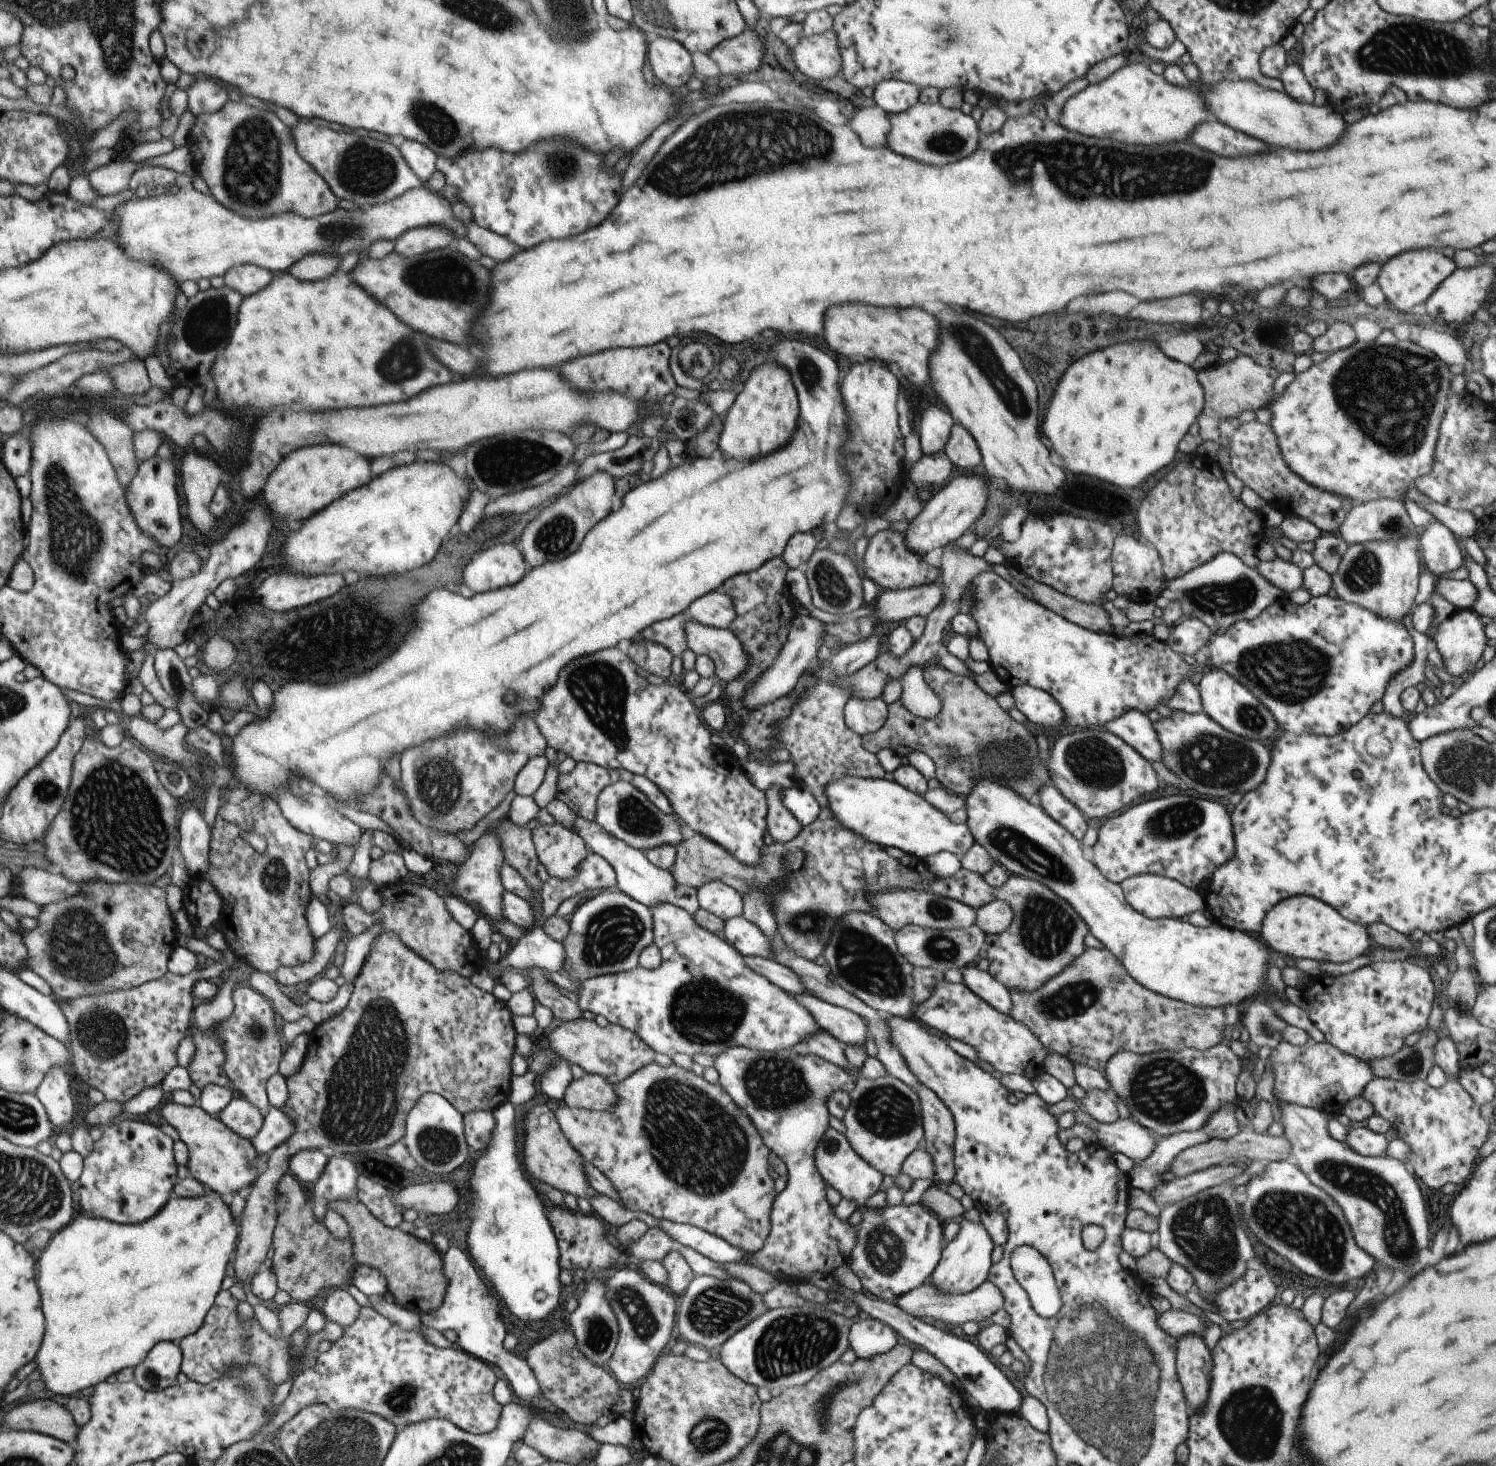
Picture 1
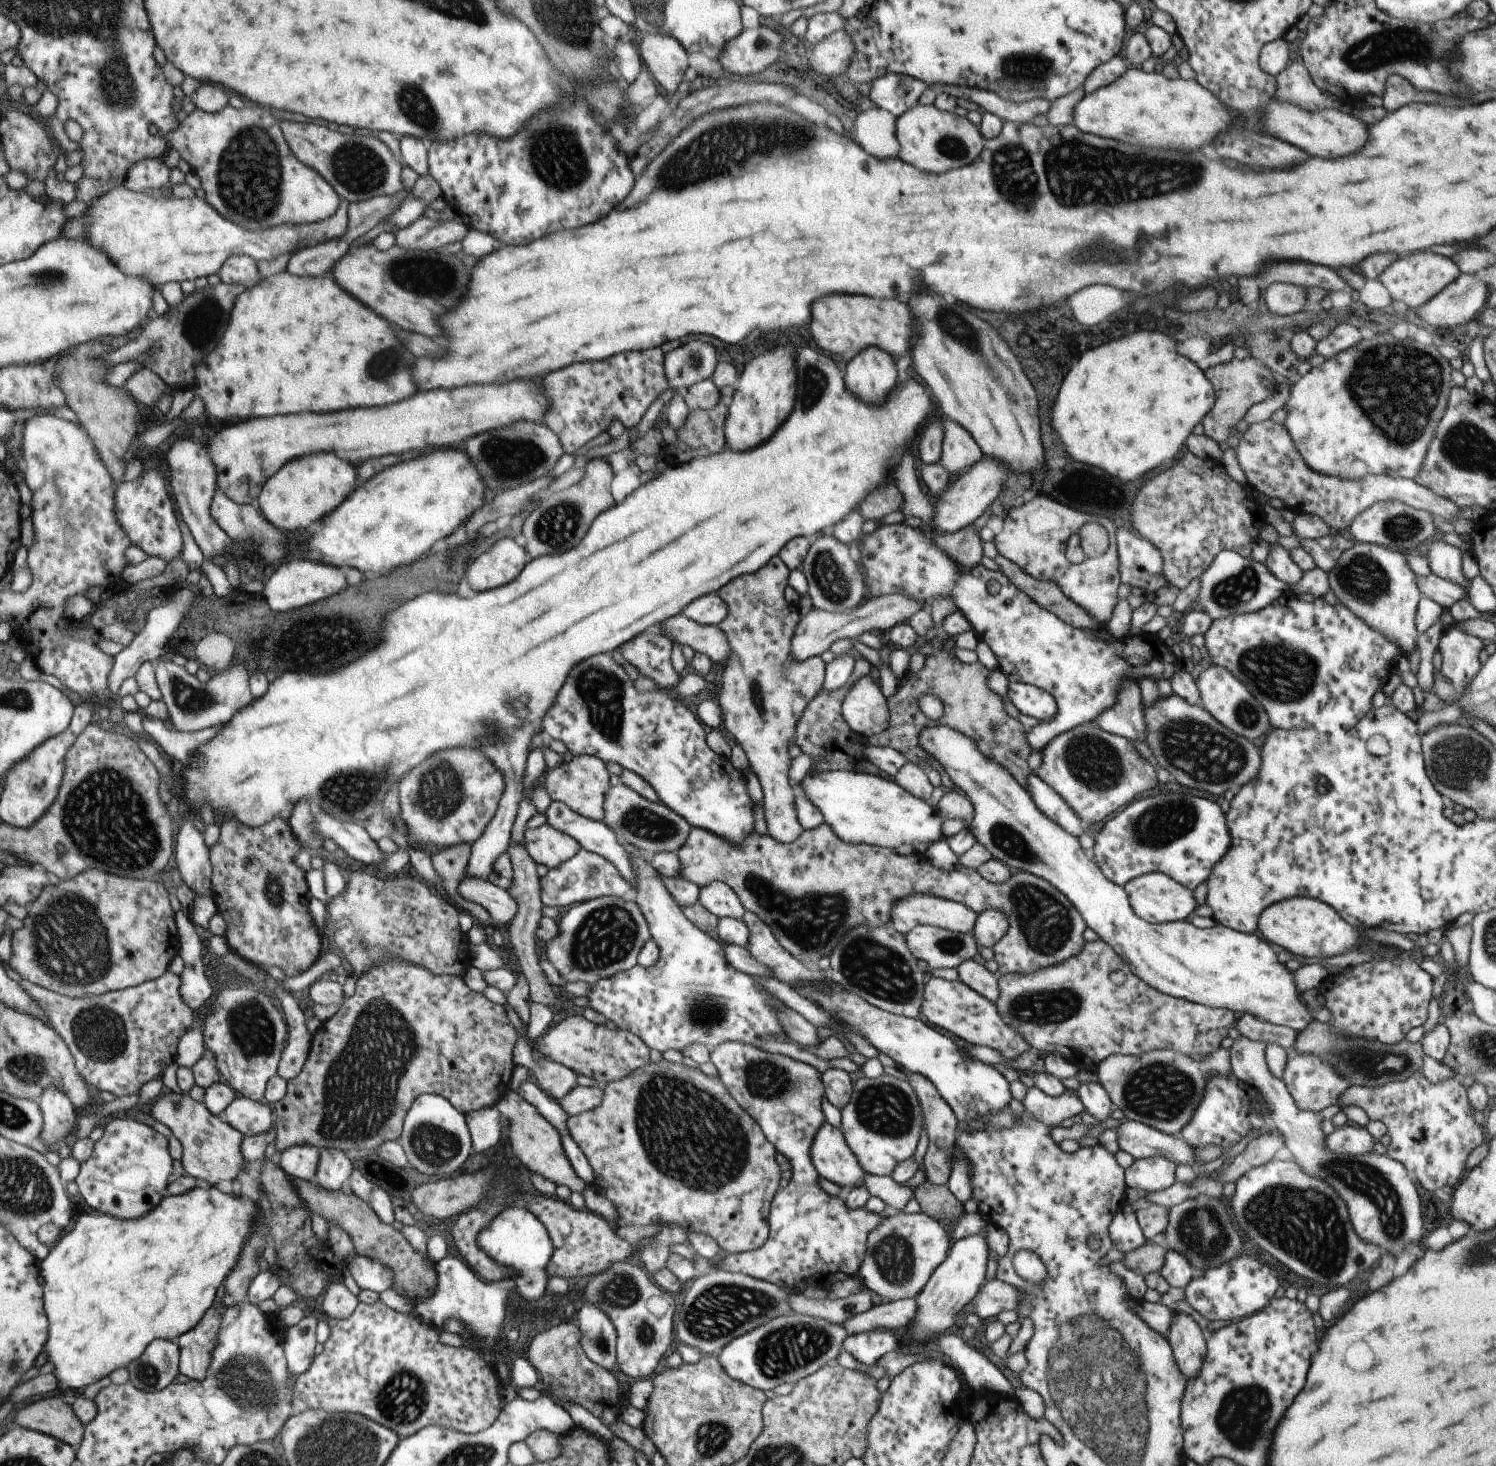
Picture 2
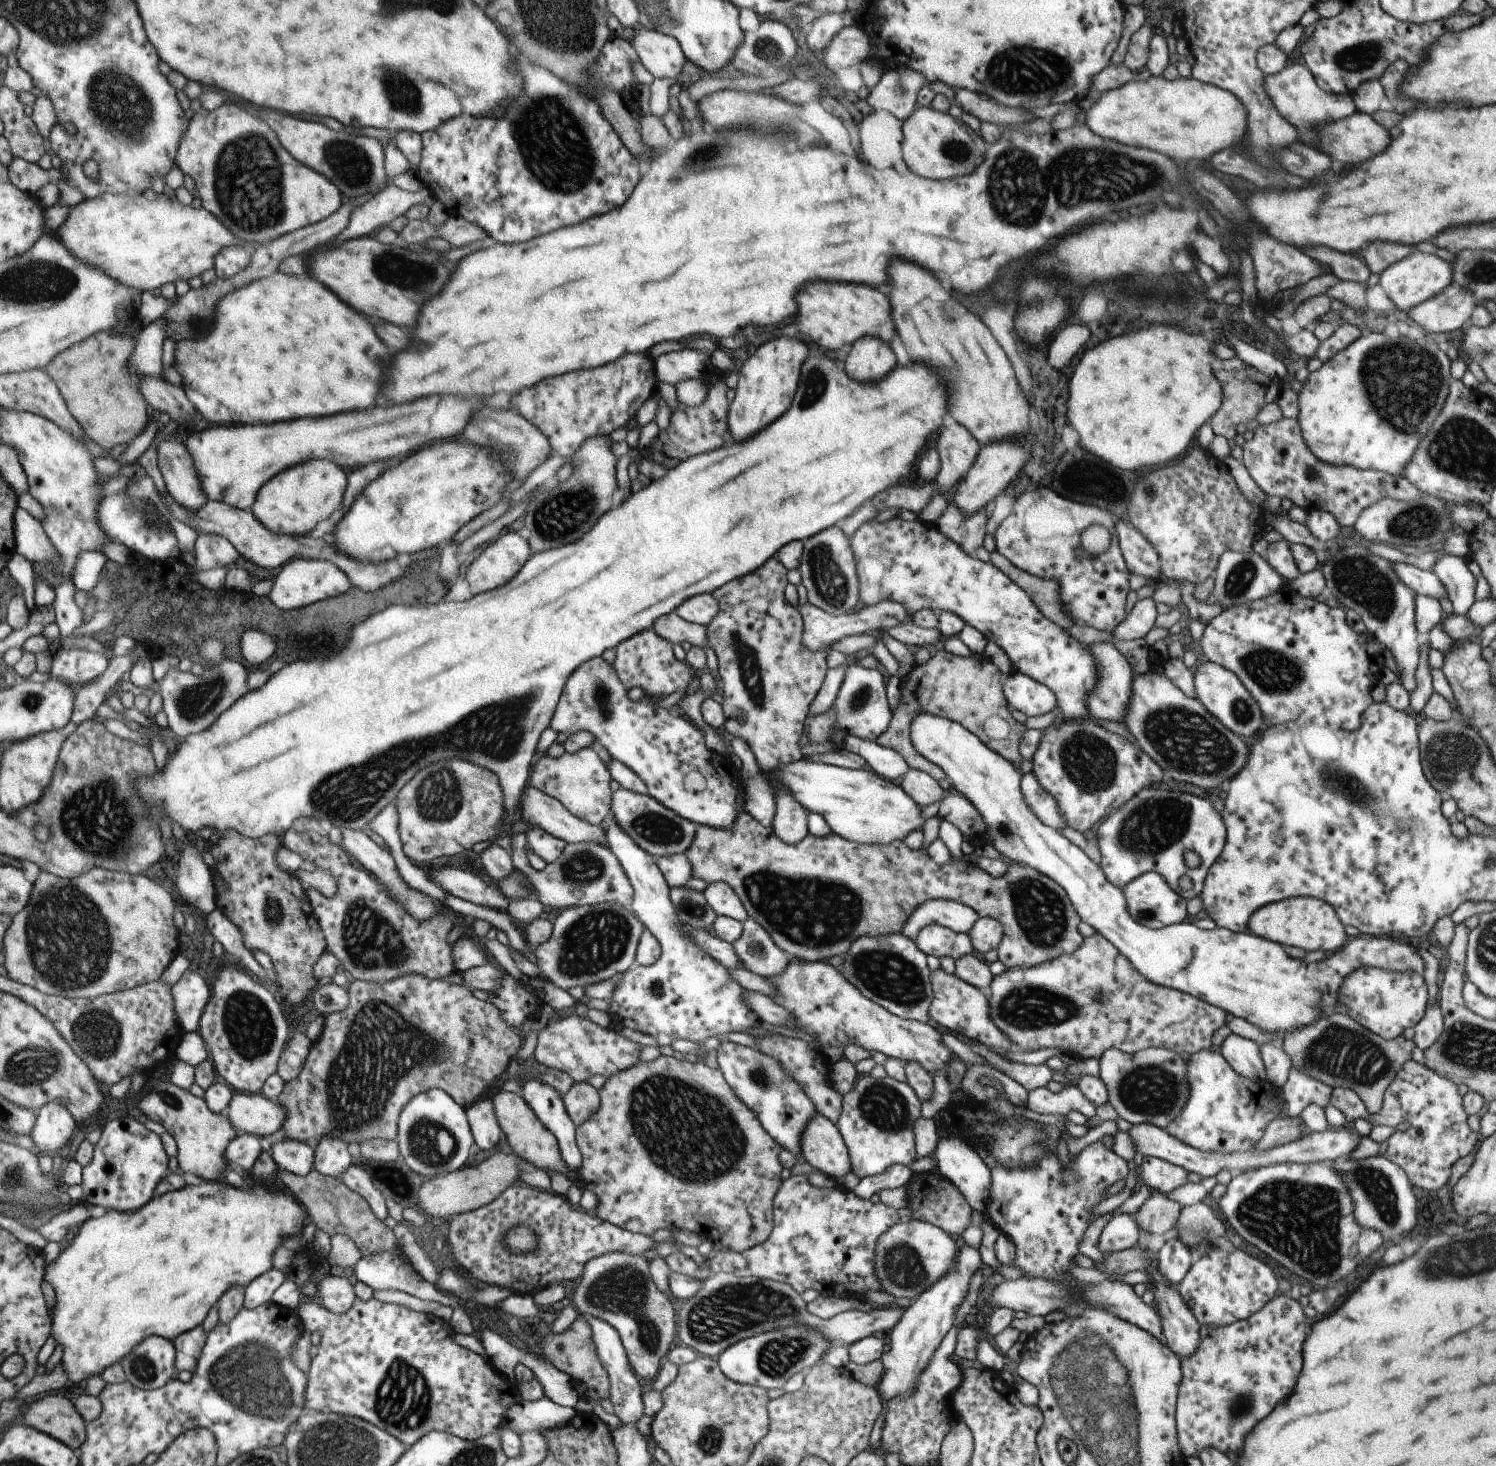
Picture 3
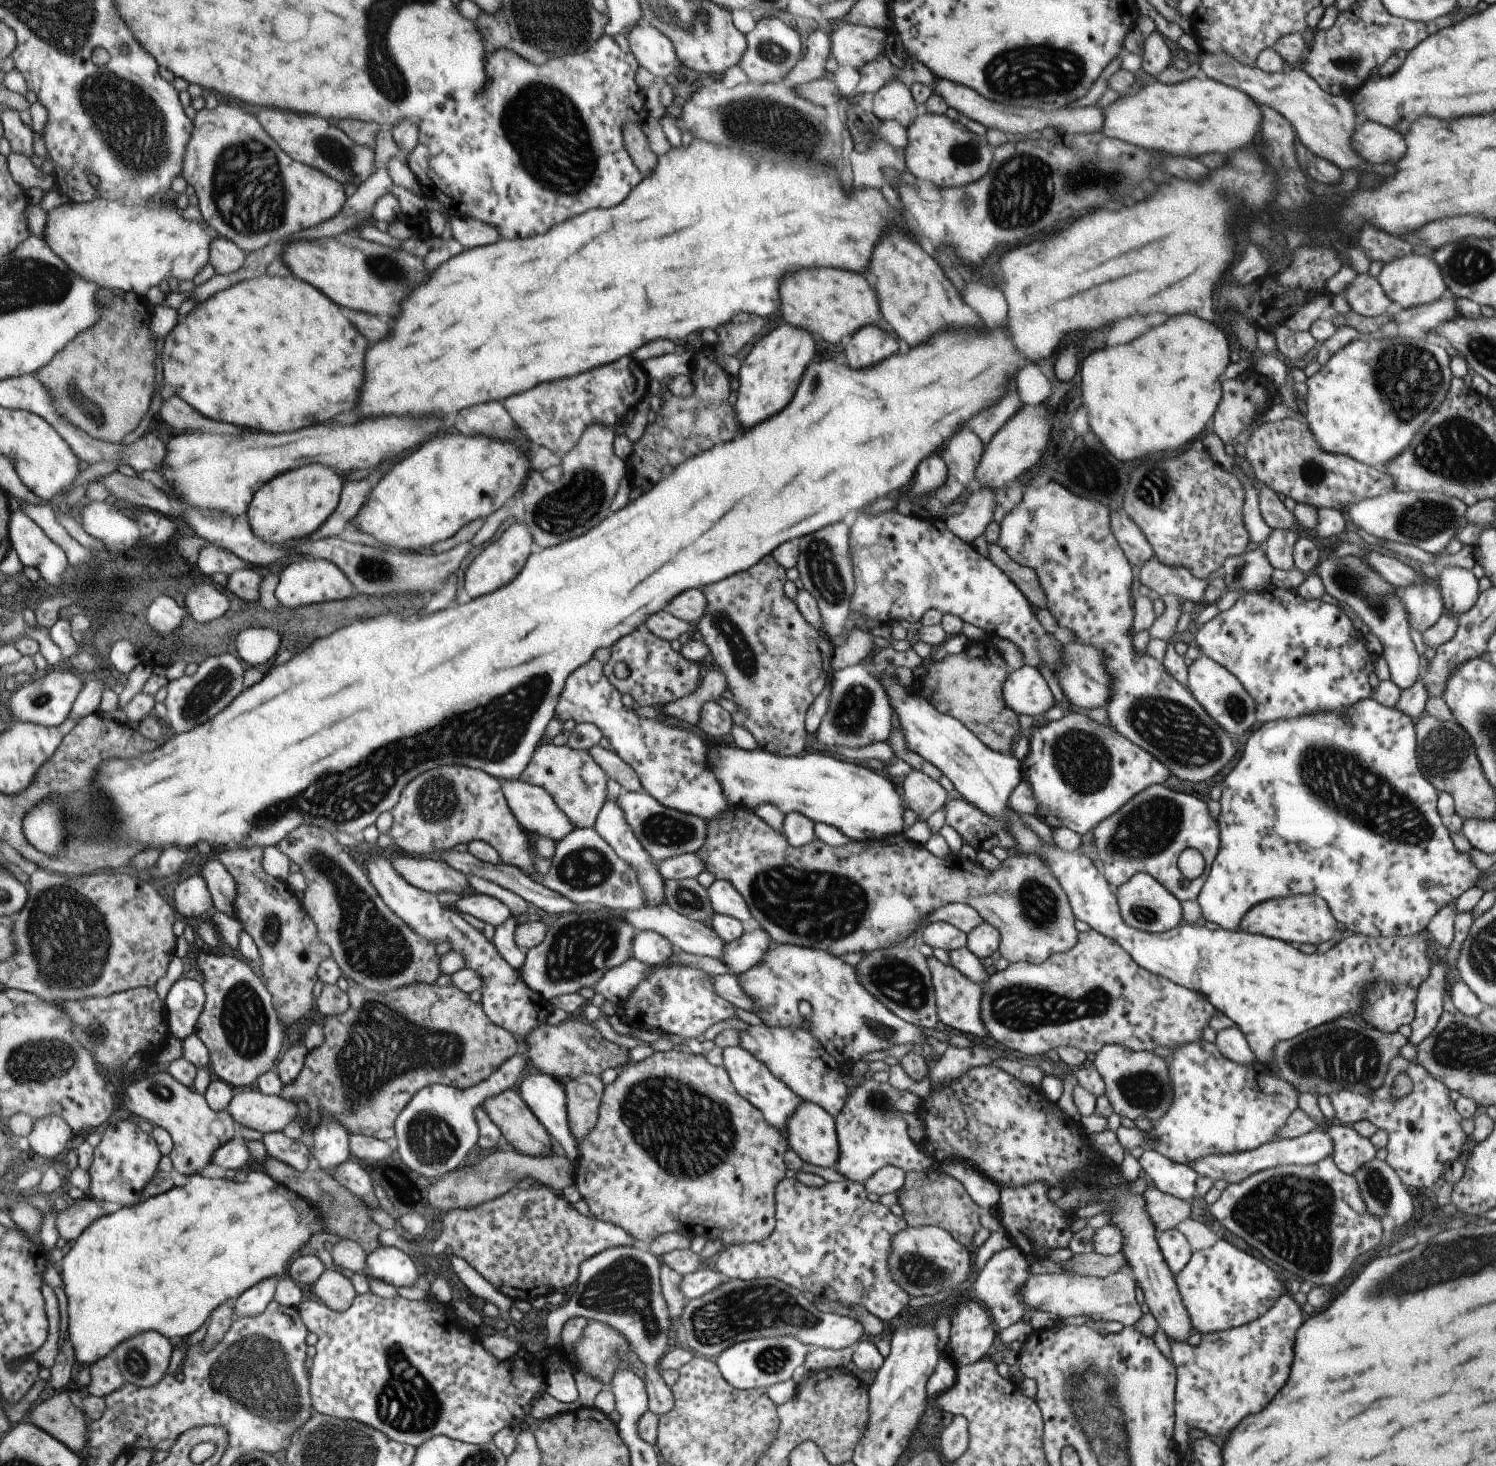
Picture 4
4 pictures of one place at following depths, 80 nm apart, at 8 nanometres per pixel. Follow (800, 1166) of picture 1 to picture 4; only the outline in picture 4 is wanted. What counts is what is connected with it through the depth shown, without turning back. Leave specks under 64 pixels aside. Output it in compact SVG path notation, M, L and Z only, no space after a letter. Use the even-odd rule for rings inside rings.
M739 1045L722 1048L722 1067L726 1070L729 1080L739 1096L758 1108L763 1118L772 1127L775 1127L786 1140L786 1130L784 1129L786 1118L794 1111L801 1099L793 1094L783 1082L777 1080L762 1062ZM783 1177L774 1186L774 1227L771 1234L759 1242L725 1246L715 1260L714 1268L729 1279L777 1279L801 1293L811 1292L817 1302L831 1301L845 1307L863 1307L880 1321L897 1317L906 1306L908 1294L893 1280L888 1256L894 1236L908 1226L903 1217L894 1216L889 1207L869 1201L866 1193L861 1183L847 1179L808 1187L797 1179Z

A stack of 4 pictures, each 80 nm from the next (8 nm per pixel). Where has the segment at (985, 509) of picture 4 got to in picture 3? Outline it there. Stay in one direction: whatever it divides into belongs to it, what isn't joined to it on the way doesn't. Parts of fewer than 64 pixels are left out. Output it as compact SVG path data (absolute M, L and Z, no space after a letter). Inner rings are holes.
M948 502L942 515L933 524L942 535L972 556L975 548L982 544L987 518L983 507L970 515L964 515L953 503Z

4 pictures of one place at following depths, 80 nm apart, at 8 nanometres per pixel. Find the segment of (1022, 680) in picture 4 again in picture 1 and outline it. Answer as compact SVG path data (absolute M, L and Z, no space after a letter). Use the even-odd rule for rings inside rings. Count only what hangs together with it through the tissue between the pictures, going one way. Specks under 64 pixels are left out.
M1022 684L1009 689L1014 700L1014 708L1023 713L1029 722L1055 730L1064 726L1062 708L1044 690Z

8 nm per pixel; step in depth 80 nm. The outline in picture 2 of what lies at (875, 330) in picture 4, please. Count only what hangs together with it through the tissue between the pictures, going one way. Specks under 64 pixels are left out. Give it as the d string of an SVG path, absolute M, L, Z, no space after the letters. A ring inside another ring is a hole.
M875 346L863 348L845 364L843 380L859 400L881 402L897 382L893 358Z

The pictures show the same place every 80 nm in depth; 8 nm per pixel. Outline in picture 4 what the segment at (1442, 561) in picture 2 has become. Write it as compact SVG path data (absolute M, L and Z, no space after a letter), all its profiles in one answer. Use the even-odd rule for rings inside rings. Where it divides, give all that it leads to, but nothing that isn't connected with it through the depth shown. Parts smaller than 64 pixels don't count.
M1457 567L1438 568L1438 589L1442 605L1449 618L1467 612L1477 600L1480 592L1478 579L1471 571Z

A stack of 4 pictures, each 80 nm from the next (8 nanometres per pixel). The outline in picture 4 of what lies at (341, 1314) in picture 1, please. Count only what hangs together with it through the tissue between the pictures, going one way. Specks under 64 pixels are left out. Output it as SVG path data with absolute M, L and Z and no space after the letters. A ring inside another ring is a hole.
M324 1269L313 1282L311 1290L317 1296L317 1300L322 1300L327 1308L335 1311L349 1308L353 1297L356 1295L348 1278L341 1273L328 1269Z

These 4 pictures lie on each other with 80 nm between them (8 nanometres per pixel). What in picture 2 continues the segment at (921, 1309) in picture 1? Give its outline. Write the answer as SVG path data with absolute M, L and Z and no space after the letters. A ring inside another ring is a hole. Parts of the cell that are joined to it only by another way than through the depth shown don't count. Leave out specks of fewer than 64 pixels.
M992 1279L981 1286L979 1292L976 1292L972 1300L961 1310L960 1318L962 1319L966 1310L973 1306L975 1314L984 1323L1002 1310L1015 1311L1019 1302L1020 1290L1016 1286ZM914 1298L883 1301L836 1323L841 1324L847 1336L869 1331L891 1331L904 1328L914 1315L915 1307Z

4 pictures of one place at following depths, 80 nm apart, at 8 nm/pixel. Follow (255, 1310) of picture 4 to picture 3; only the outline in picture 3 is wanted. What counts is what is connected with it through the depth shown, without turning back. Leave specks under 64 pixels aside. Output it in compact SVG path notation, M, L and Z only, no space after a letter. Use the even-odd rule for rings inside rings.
M273 1269L255 1279L244 1292L244 1308L259 1308L271 1302L274 1292L290 1278L289 1272Z

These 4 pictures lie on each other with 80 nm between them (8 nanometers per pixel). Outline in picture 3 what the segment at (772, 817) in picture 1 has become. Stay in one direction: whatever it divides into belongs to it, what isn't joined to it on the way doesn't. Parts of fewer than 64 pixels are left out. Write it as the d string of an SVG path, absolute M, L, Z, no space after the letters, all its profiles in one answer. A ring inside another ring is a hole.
M769 558L763 566L755 568L737 580L731 580L711 592L718 604L715 616L704 626L708 646L717 659L717 677L719 693L722 696L722 713L725 717L723 726L729 734L742 738L749 744L758 768L770 786L775 799L775 816L772 831L785 844L794 845L808 835L808 814L790 795L790 791L775 789L766 776L771 771L778 771L786 764L803 758L799 738L804 734L804 720L808 715L808 706L817 694L823 682L826 668L826 650L810 651L802 643L803 625L797 606L790 606L783 597L783 588L788 583L785 579L786 568L776 559Z

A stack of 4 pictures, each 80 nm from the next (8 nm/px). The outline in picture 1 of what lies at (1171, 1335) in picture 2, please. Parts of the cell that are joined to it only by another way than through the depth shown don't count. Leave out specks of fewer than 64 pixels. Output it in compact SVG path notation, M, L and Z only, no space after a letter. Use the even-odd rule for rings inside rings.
M1196 1334L1181 1335L1176 1340L1174 1367L1184 1392L1184 1401L1189 1412L1202 1407L1206 1399L1209 1371L1212 1365L1210 1350Z

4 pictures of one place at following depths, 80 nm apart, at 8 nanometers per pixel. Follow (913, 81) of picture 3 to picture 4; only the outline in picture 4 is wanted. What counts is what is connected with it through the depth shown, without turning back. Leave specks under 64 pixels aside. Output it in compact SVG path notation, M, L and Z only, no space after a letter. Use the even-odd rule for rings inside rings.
M893 80L874 93L872 113L879 121L890 119L908 127L917 118L915 103L908 87Z

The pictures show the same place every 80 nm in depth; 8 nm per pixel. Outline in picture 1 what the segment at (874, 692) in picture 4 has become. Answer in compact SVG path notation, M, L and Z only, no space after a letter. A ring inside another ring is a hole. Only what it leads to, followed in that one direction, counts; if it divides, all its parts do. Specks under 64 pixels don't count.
M849 697L843 709L845 726L860 737L867 733L875 733L881 728L887 713L886 704L881 697L872 699Z

